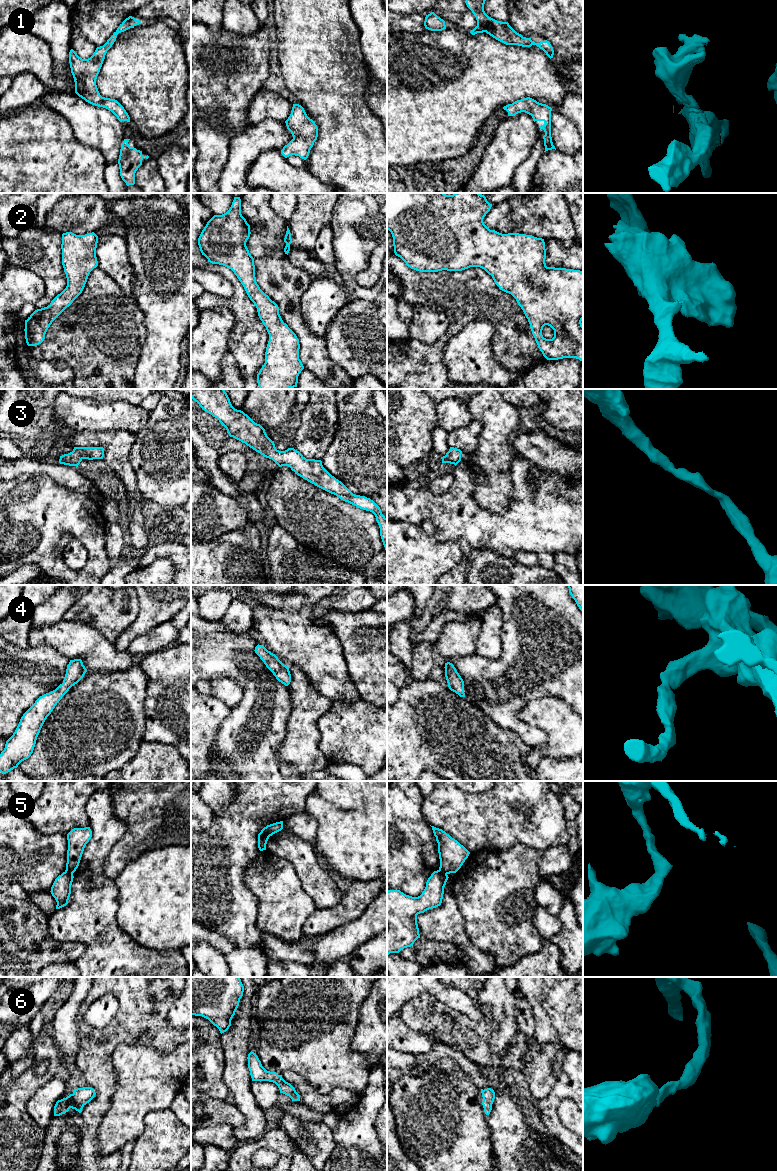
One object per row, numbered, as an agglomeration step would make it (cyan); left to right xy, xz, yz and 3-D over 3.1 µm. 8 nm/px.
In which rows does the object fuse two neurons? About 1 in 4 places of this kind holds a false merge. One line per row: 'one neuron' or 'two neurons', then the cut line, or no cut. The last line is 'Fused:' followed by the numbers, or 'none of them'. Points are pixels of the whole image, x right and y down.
1: one neuron; cut none
2: one neuron; cut none
3: one neuron; cut none
4: one neuron; cut none
5: two neurons; cut xz (268, 836), (258, 842)
6: one neuron; cut none
Fused: 5

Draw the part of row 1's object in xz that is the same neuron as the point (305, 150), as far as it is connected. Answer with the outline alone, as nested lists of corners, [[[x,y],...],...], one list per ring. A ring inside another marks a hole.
[[[293,104],[291,114],[285,123],[293,139],[283,147],[281,154],[285,158],[295,155],[306,160],[318,137],[317,125],[299,104]]]

